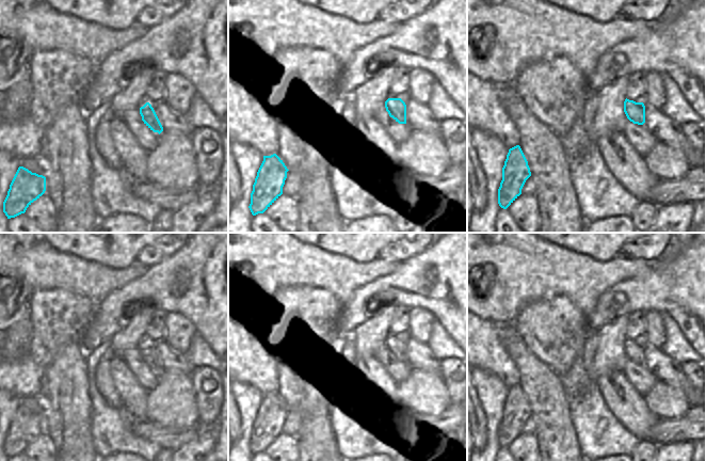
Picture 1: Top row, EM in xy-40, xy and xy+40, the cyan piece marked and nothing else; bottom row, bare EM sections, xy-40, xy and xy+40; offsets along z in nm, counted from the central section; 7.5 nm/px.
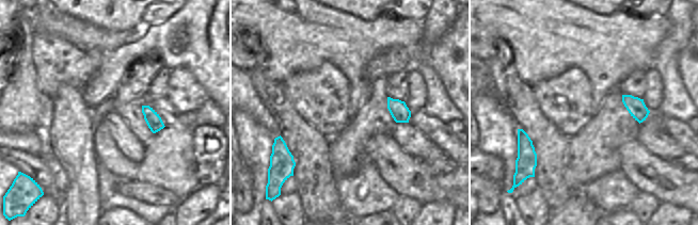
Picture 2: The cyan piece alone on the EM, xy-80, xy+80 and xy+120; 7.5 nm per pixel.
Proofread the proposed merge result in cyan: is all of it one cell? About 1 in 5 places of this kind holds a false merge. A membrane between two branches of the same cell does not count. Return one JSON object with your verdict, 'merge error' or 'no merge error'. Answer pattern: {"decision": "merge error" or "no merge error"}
{"decision": "no merge error"}

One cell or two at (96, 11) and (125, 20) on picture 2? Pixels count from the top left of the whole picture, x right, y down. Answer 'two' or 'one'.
one

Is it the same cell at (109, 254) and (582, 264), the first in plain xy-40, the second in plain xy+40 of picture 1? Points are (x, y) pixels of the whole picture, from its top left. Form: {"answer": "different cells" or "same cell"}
{"answer": "different cells"}

